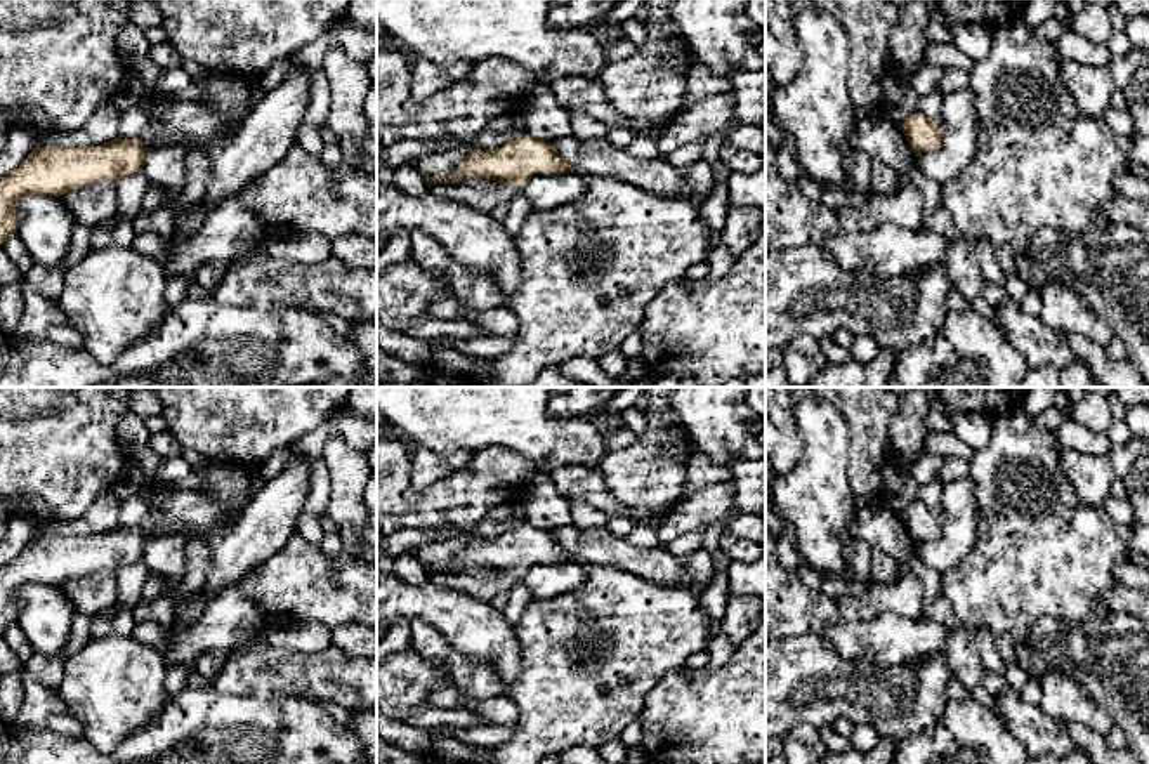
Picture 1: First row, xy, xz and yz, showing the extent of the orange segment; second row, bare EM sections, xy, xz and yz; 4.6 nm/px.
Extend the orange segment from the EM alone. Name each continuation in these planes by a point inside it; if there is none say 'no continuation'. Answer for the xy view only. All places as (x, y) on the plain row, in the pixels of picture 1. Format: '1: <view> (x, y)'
no continuation

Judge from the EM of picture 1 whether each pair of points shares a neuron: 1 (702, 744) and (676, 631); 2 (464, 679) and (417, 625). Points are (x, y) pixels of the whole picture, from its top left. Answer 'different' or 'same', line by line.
1: different
2: same

